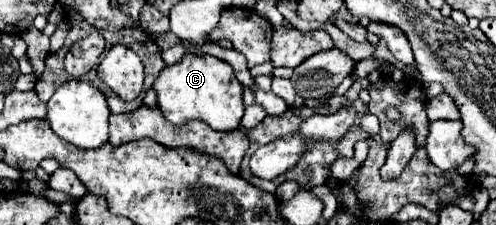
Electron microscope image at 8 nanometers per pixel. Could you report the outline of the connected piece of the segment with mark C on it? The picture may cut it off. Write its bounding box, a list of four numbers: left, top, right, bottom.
[154,55,244,131]

